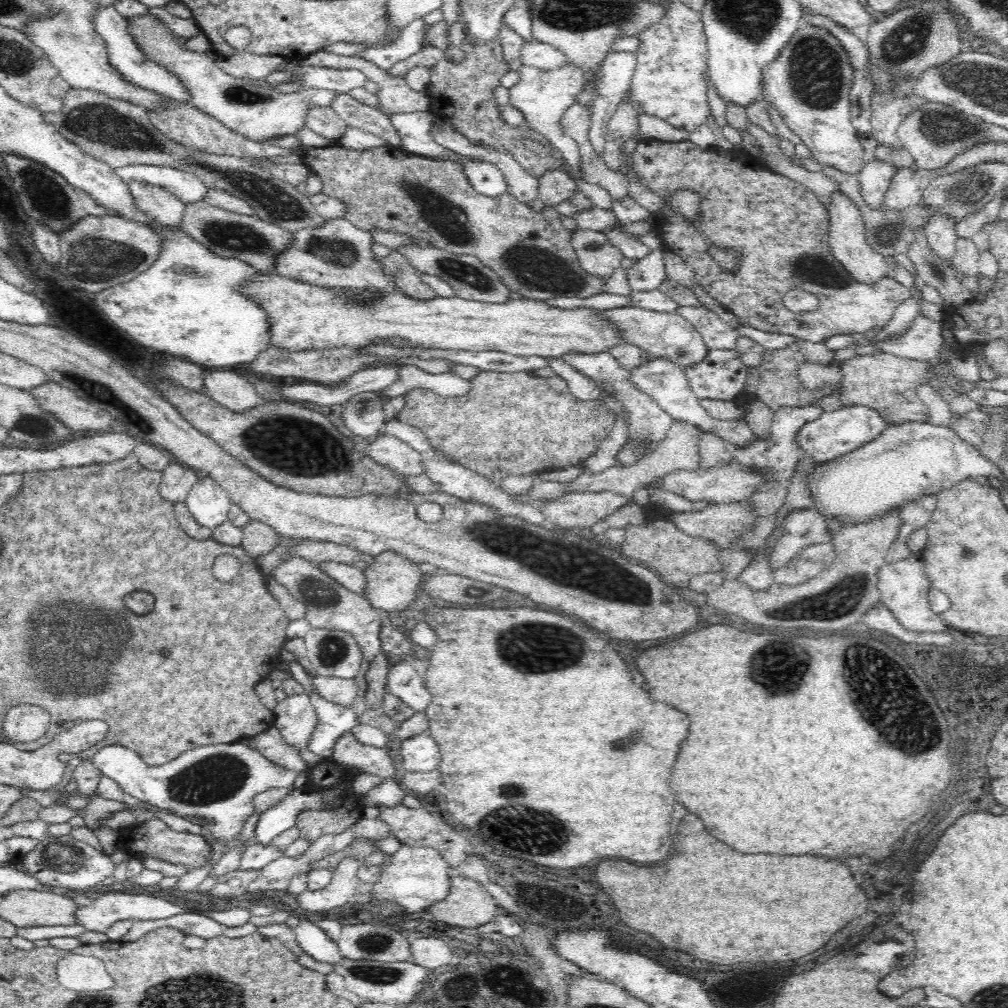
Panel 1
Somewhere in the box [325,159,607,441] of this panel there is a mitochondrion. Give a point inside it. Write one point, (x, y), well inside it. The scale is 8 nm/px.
(538, 268)

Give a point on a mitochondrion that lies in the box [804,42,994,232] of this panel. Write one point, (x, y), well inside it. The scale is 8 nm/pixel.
(944, 128)

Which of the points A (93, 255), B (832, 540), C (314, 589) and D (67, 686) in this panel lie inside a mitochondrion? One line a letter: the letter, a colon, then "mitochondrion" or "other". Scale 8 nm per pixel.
A: mitochondrion
B: other
C: mitochondrion
D: mitochondrion

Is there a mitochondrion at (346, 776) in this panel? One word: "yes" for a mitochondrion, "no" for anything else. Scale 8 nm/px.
no

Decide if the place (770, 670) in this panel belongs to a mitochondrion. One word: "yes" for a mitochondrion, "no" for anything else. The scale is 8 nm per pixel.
yes

